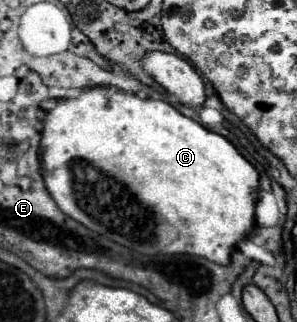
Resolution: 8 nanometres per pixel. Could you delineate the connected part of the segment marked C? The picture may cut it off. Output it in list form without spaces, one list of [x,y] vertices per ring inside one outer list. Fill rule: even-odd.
[[[85,88],[77,98],[59,98],[43,118],[39,156],[45,188],[57,206],[89,230],[135,252],[193,254],[215,264],[227,264],[239,240],[253,230],[257,170],[229,140],[183,116],[163,100],[141,100],[115,88]],[[163,224],[175,232],[169,242],[163,240]]]

